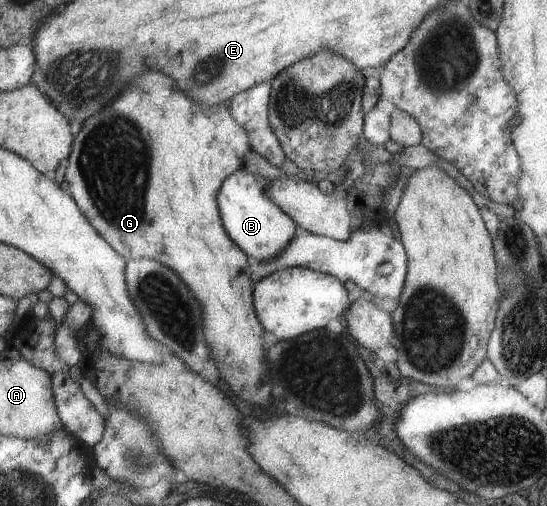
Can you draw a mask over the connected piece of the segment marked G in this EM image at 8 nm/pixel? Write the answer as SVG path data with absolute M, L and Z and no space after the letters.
M147 72L145 80L138 79L139 76L131 78L131 88L111 108L87 119L74 137L66 172L69 192L91 224L128 262L155 258L181 274L202 306L204 333L215 360L214 377L227 380L243 400L269 406L273 382L267 378L263 348L267 330L254 305L251 258L231 240L218 203L223 183L242 168L243 159L252 150L248 132L235 120L229 103L214 107L198 103L177 90L175 80L161 72Z

